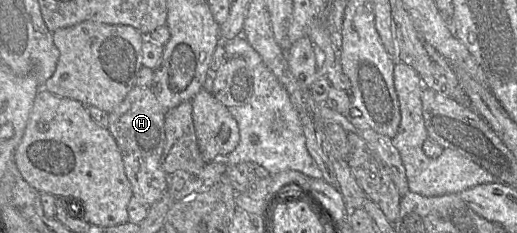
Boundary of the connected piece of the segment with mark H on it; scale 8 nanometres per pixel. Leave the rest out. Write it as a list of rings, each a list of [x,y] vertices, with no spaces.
[[[134,86],[108,115],[108,129],[121,152],[125,174],[133,196],[151,206],[167,192],[168,174],[161,167],[165,146],[165,110],[150,87]]]

